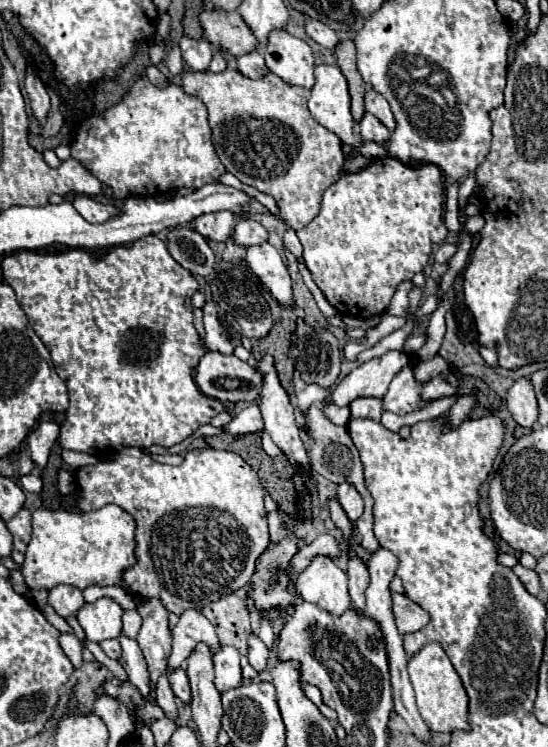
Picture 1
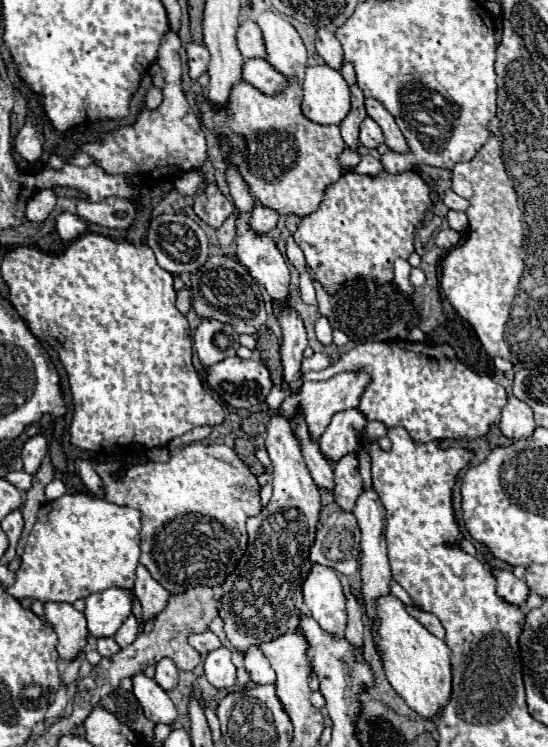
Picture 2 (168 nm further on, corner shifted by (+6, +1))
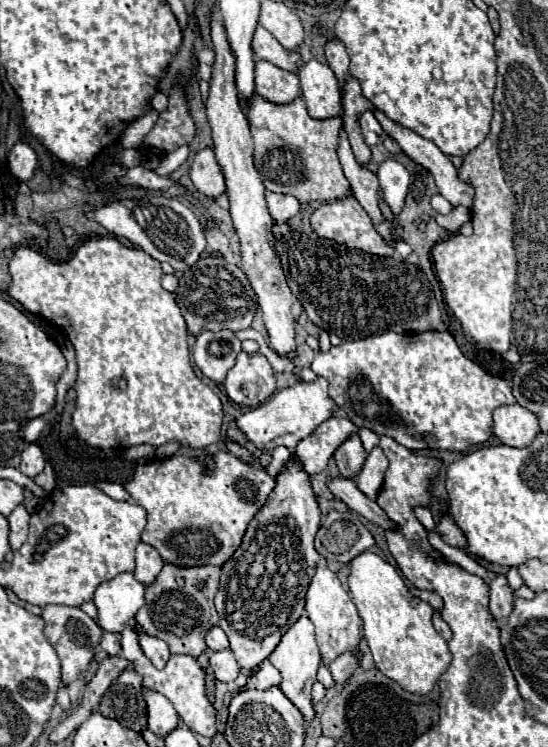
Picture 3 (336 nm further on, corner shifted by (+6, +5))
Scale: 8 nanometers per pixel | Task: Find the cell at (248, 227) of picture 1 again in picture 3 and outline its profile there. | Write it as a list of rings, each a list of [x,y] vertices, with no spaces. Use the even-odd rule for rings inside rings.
[[[268,192],[266,200],[268,200],[268,210],[270,210],[274,220],[288,222],[290,218],[294,218],[300,212],[300,202],[292,194]]]

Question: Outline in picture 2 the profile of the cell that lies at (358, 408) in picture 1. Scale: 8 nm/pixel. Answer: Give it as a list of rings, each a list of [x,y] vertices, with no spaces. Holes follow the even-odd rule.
[[[358,410],[338,412],[320,438],[320,450],[328,460],[340,460],[346,454],[354,454],[360,448],[356,430],[366,426],[366,416]]]

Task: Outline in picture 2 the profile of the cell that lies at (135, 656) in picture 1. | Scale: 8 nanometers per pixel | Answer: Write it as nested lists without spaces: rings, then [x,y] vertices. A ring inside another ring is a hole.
[[[140,672],[140,674],[132,676],[132,684],[134,684],[134,696],[138,698],[138,702],[144,710],[144,716],[148,720],[152,720],[154,724],[158,724],[158,722],[172,724],[176,720],[176,708],[174,708],[172,700],[152,678],[148,678],[144,672]]]

